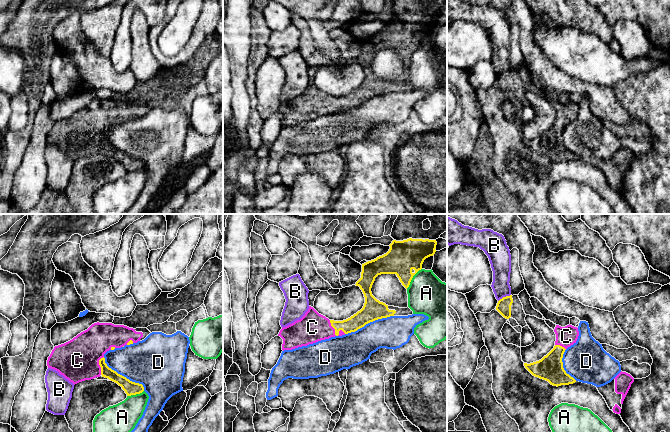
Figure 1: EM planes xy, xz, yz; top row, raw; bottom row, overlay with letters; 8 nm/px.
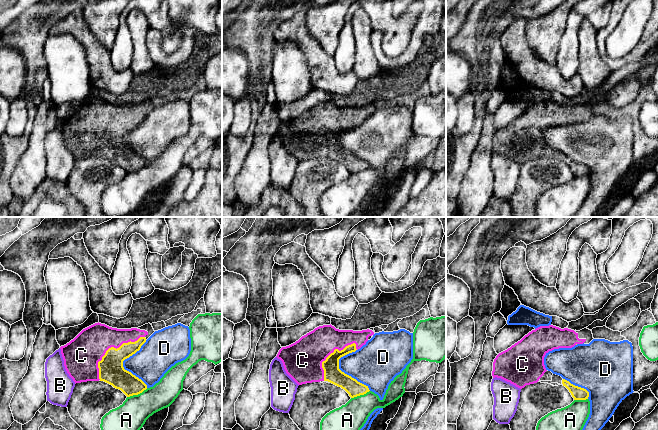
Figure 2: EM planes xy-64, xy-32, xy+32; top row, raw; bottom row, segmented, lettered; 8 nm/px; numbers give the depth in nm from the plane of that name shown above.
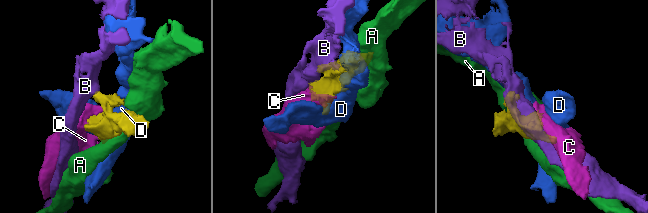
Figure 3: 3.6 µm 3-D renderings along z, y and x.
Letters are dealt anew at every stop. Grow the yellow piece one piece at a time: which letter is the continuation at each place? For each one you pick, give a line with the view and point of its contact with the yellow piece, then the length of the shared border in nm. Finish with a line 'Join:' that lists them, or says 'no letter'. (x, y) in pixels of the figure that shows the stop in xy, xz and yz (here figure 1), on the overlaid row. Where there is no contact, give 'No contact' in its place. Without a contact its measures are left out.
C: Touches yellow at xz (335, 333). Shared border 170 nm
Join: C

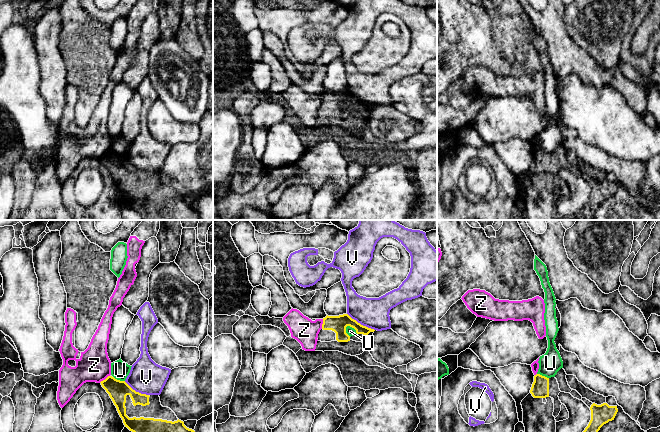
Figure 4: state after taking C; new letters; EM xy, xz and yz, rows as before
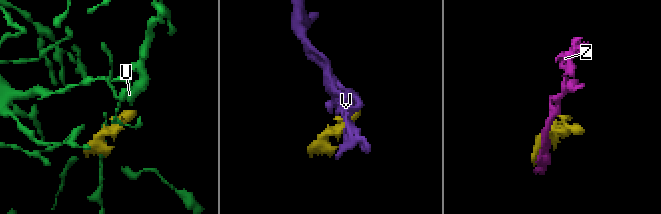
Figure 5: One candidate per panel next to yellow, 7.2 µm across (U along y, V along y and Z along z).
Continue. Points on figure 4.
Join: no letter

